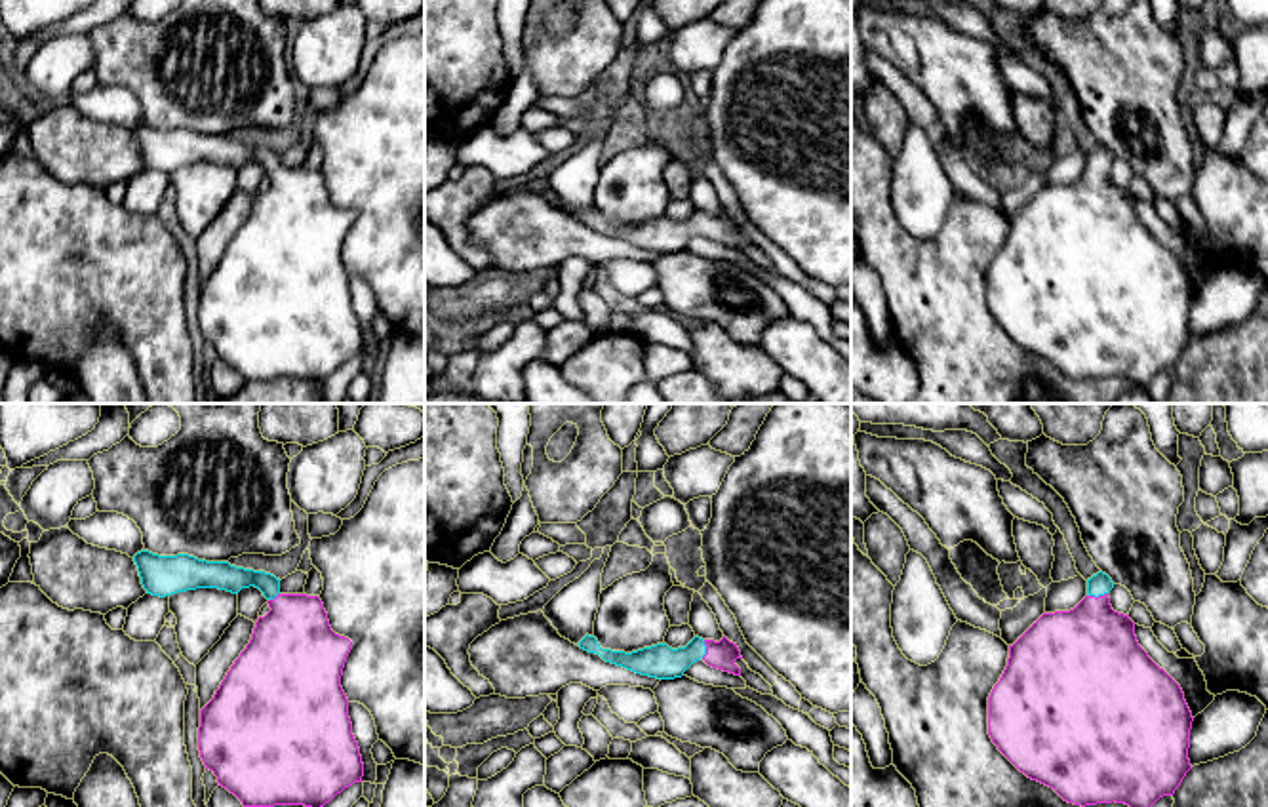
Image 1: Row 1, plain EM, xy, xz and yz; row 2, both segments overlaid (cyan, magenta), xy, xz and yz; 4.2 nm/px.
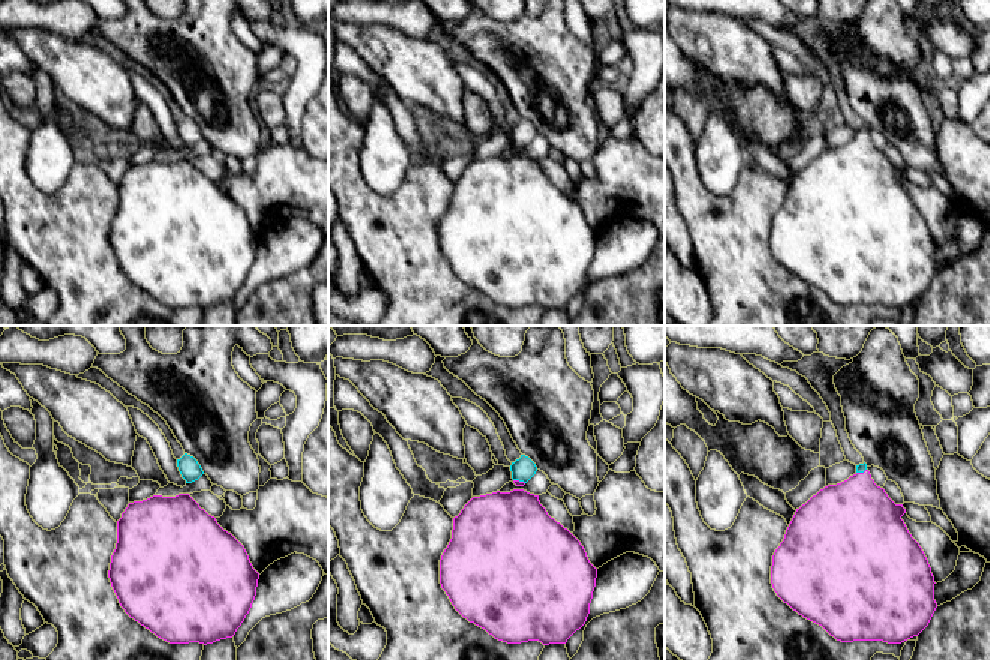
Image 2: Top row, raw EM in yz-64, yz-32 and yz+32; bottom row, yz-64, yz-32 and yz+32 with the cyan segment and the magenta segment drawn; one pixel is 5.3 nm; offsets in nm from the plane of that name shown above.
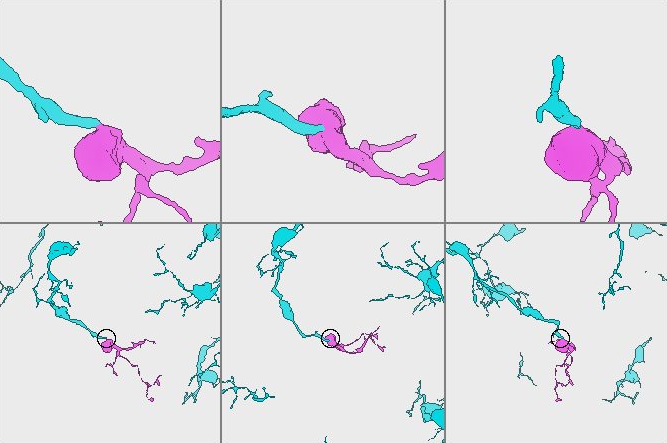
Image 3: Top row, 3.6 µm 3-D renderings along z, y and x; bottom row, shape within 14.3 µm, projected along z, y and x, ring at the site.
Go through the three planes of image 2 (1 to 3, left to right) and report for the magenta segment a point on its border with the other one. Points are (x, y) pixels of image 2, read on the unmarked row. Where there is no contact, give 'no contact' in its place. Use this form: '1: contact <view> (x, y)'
1: no contact
2: contact yz-32 (519, 144)
3: contact yz+32 (861, 135)

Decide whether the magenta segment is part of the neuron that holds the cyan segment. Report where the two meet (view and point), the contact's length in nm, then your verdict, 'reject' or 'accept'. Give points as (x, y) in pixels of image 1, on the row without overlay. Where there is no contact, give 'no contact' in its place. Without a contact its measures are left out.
yz (1097, 170) | 90 nm | accept

